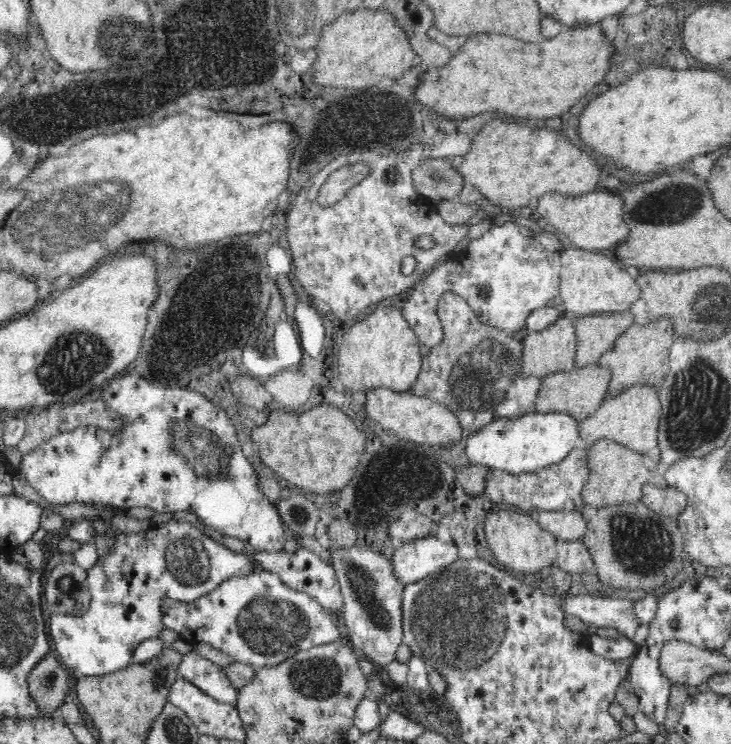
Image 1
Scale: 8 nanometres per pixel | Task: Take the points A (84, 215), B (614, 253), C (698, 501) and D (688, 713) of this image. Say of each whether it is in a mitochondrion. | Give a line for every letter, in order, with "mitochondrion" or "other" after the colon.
A: mitochondrion
B: other
C: other
D: other

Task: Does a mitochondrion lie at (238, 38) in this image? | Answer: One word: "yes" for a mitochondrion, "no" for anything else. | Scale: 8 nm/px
yes

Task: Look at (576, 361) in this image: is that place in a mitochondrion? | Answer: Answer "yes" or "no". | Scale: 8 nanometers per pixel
no

